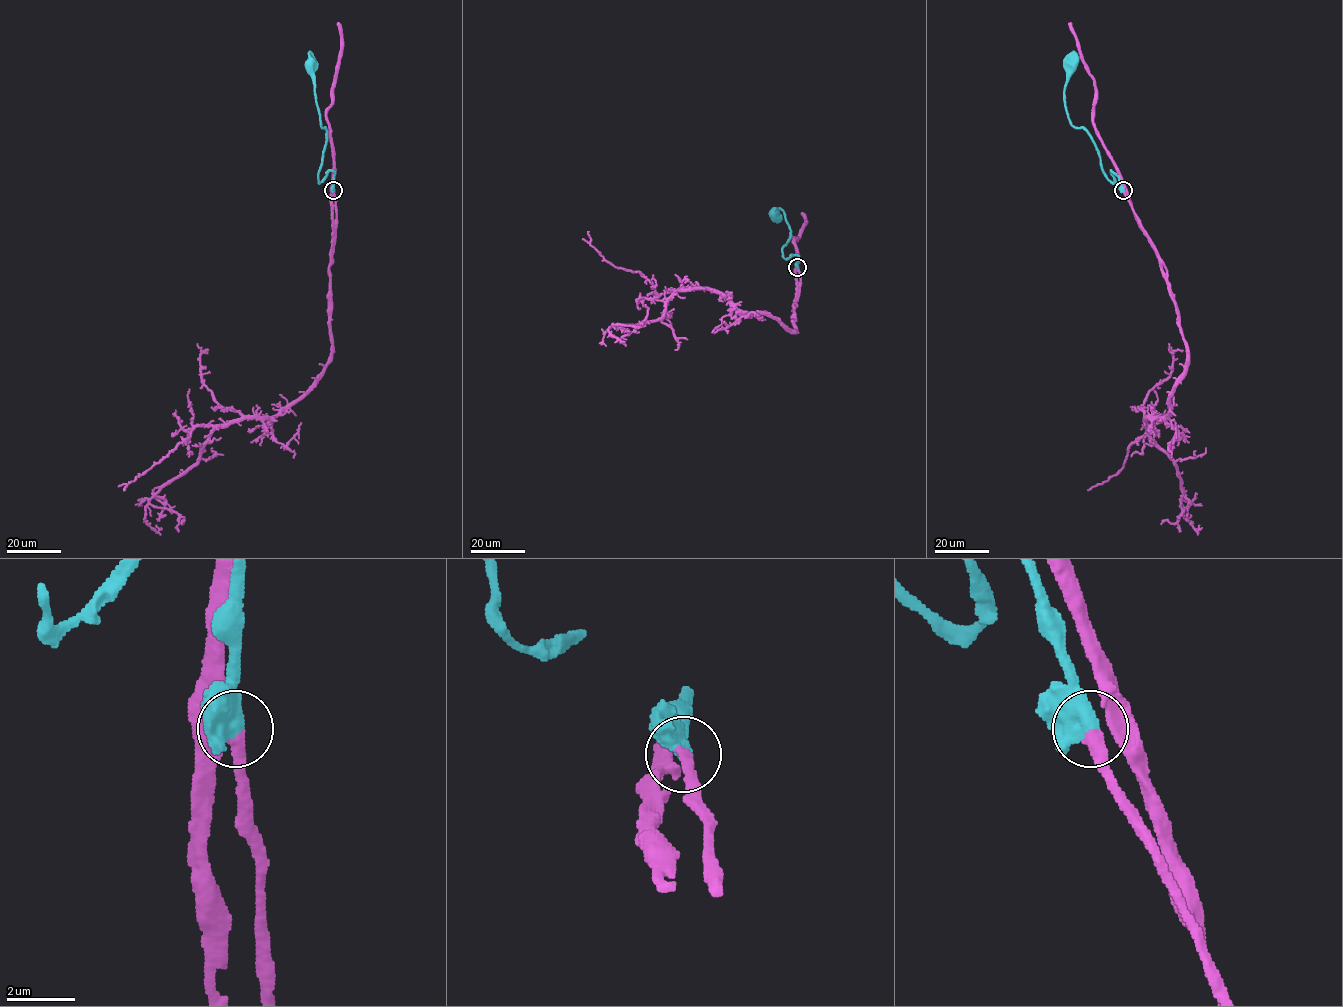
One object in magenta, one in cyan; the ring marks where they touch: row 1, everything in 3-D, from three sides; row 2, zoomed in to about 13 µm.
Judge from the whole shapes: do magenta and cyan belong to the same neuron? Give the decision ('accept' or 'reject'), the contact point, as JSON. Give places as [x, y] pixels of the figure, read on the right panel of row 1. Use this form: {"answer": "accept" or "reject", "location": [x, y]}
{"answer": "accept", "location": [1123, 190]}

